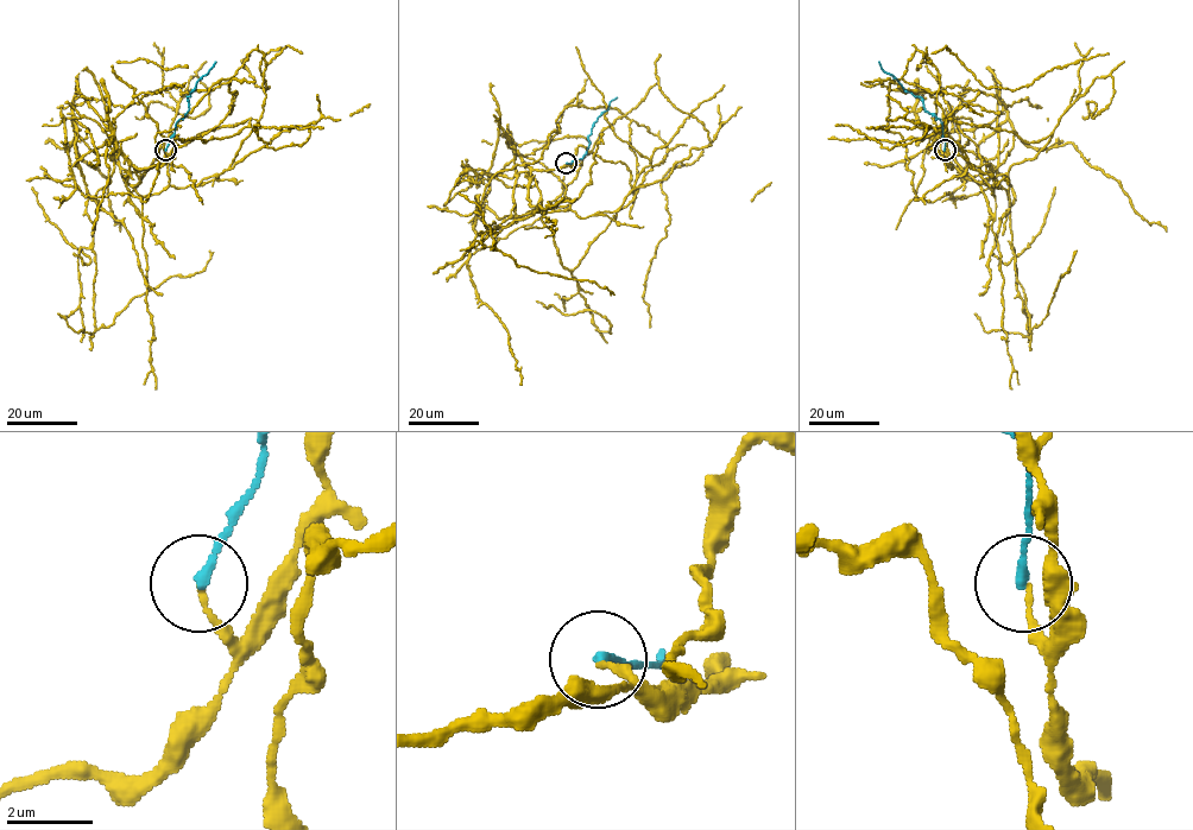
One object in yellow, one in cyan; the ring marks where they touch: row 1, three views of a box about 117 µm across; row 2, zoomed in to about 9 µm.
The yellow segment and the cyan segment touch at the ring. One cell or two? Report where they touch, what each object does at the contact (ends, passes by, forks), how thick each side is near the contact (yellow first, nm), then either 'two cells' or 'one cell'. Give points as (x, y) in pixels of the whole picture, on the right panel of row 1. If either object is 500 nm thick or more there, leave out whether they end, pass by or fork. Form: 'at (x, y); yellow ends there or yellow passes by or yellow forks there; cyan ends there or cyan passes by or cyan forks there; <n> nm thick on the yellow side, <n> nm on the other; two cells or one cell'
at (945, 150); yellow ends there; cyan ends there; 100 nm thick on the yellow side, 220 nm on the other; two cells

